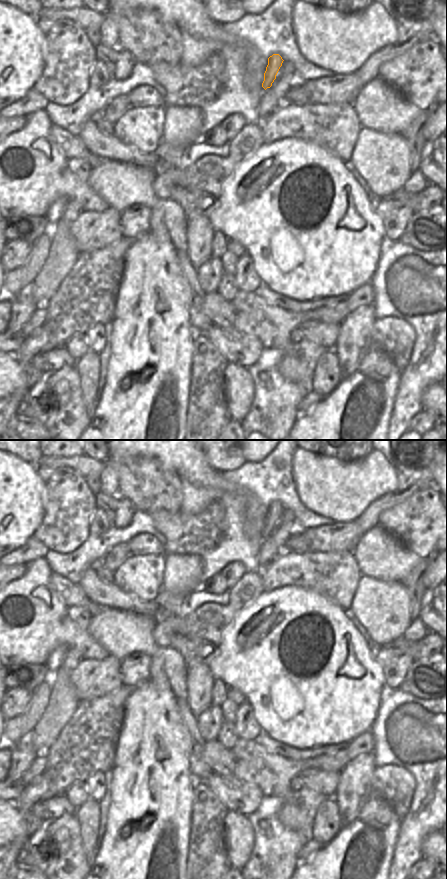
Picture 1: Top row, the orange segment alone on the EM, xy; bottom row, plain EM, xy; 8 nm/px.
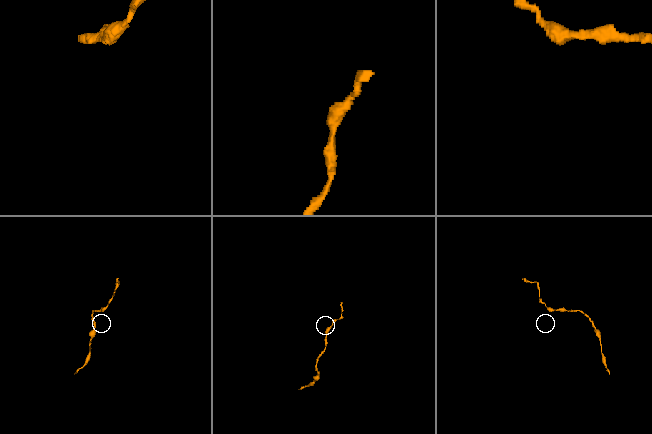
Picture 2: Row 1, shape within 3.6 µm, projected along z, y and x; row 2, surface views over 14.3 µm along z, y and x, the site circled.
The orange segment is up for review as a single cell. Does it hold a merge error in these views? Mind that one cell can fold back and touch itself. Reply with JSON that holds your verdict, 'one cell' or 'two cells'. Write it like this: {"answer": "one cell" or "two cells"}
{"answer": "one cell"}

